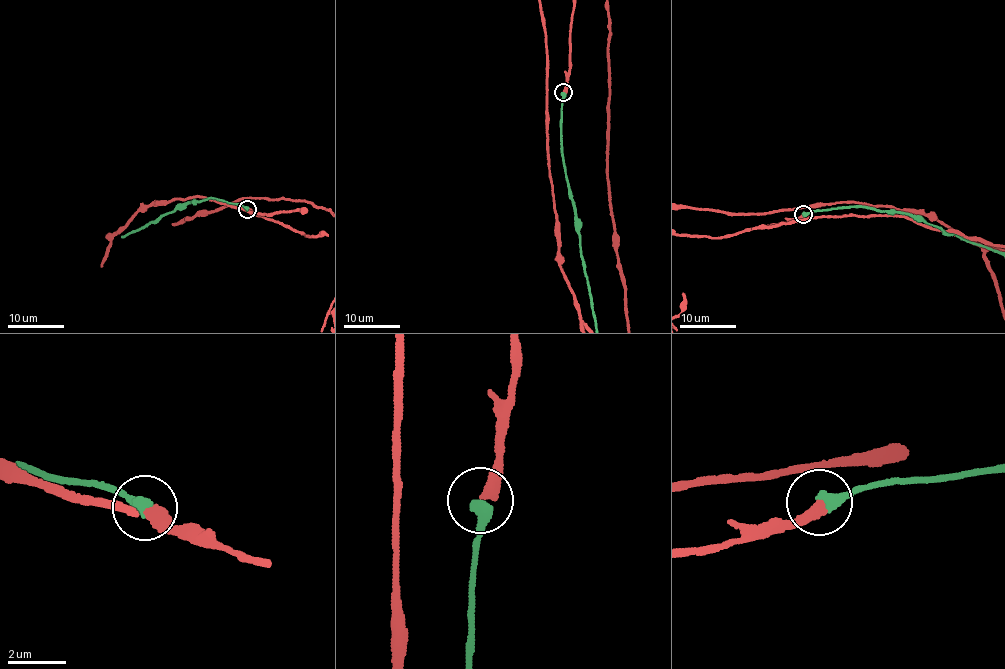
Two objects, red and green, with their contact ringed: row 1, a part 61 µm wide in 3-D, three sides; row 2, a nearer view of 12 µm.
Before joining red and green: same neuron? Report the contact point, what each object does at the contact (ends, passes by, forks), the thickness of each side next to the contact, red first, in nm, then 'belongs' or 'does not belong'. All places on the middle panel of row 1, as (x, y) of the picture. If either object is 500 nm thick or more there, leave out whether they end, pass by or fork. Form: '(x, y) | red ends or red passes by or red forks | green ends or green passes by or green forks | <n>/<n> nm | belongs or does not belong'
(563, 92) | red ends | green ends | 460/440 nm | belongs

